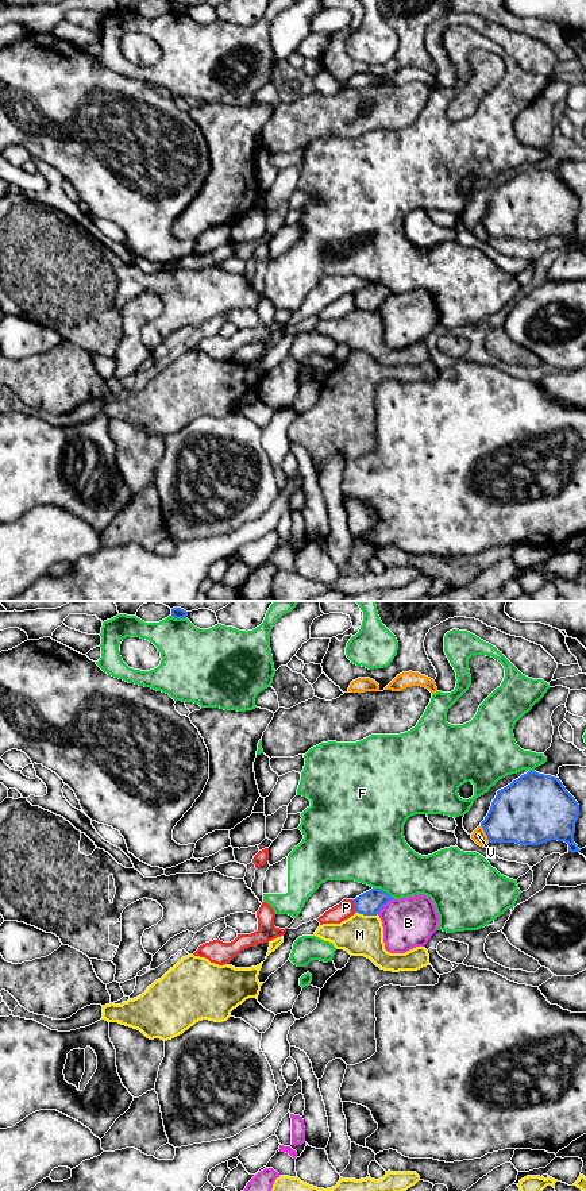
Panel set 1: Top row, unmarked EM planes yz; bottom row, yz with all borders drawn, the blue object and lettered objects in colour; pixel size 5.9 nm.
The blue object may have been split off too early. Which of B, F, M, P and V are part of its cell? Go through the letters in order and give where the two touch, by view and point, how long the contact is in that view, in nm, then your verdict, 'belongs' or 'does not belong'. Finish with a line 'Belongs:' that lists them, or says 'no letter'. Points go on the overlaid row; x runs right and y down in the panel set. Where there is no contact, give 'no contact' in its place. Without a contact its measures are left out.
B: yz (385, 904) | 140 nm | does not belong
F: yz (382, 890) | 140 nm | does not belong
M: yz (367, 914) | 130 nm | does not belong
P: yz (355, 906) | 80 nm | does not belong
V: yz (485, 832) | 120 nm | does not belong
Belongs: no letter

